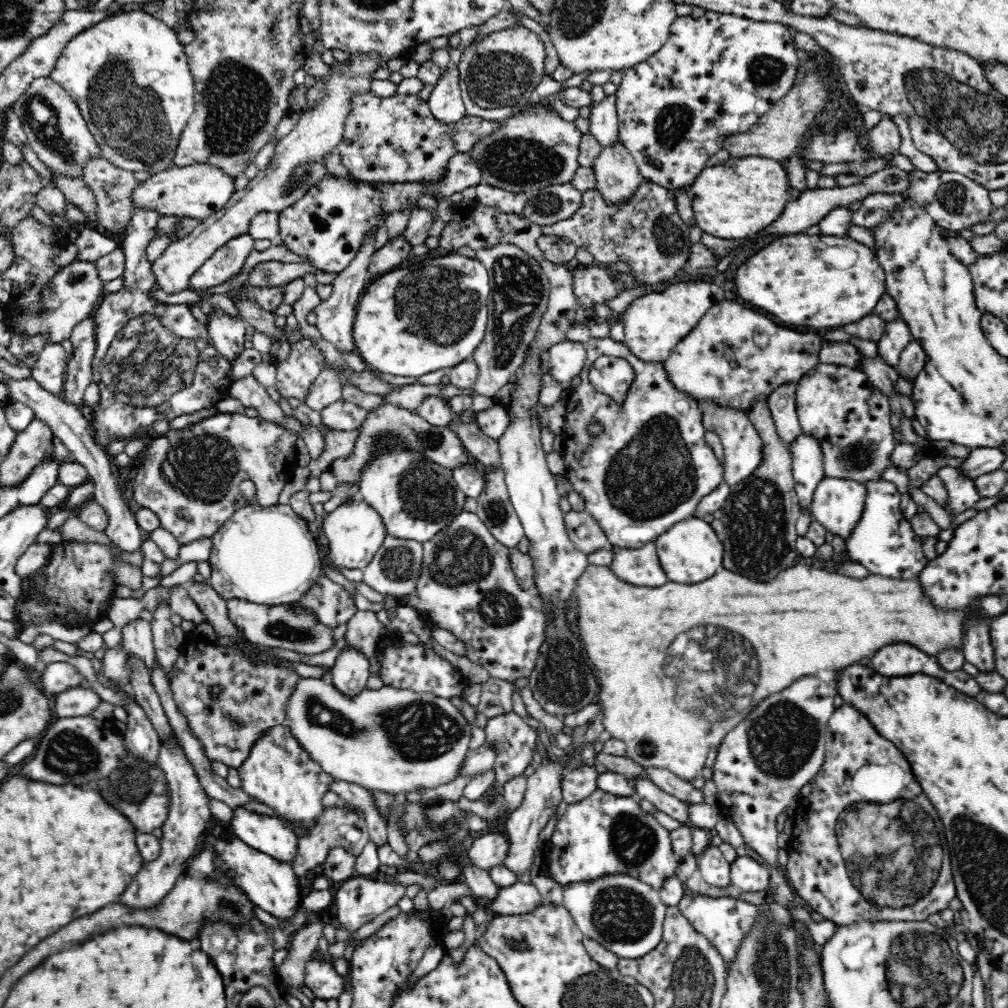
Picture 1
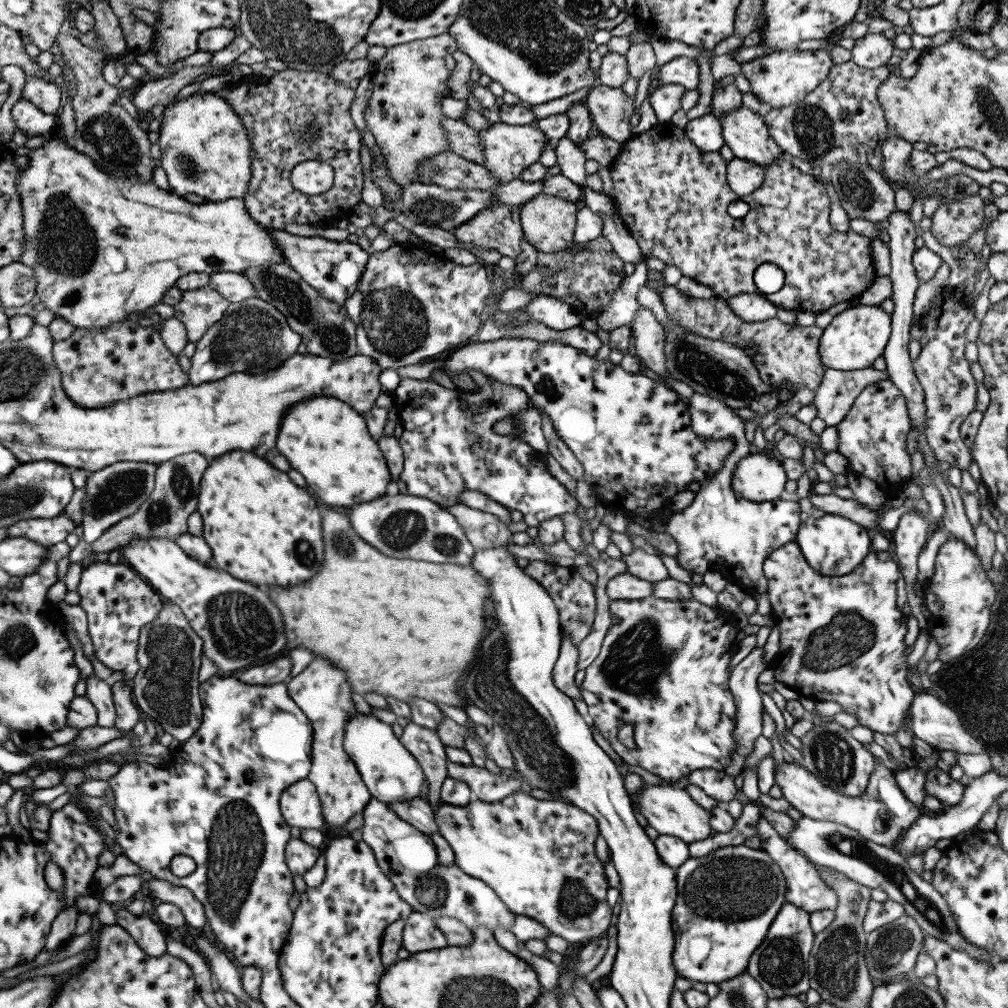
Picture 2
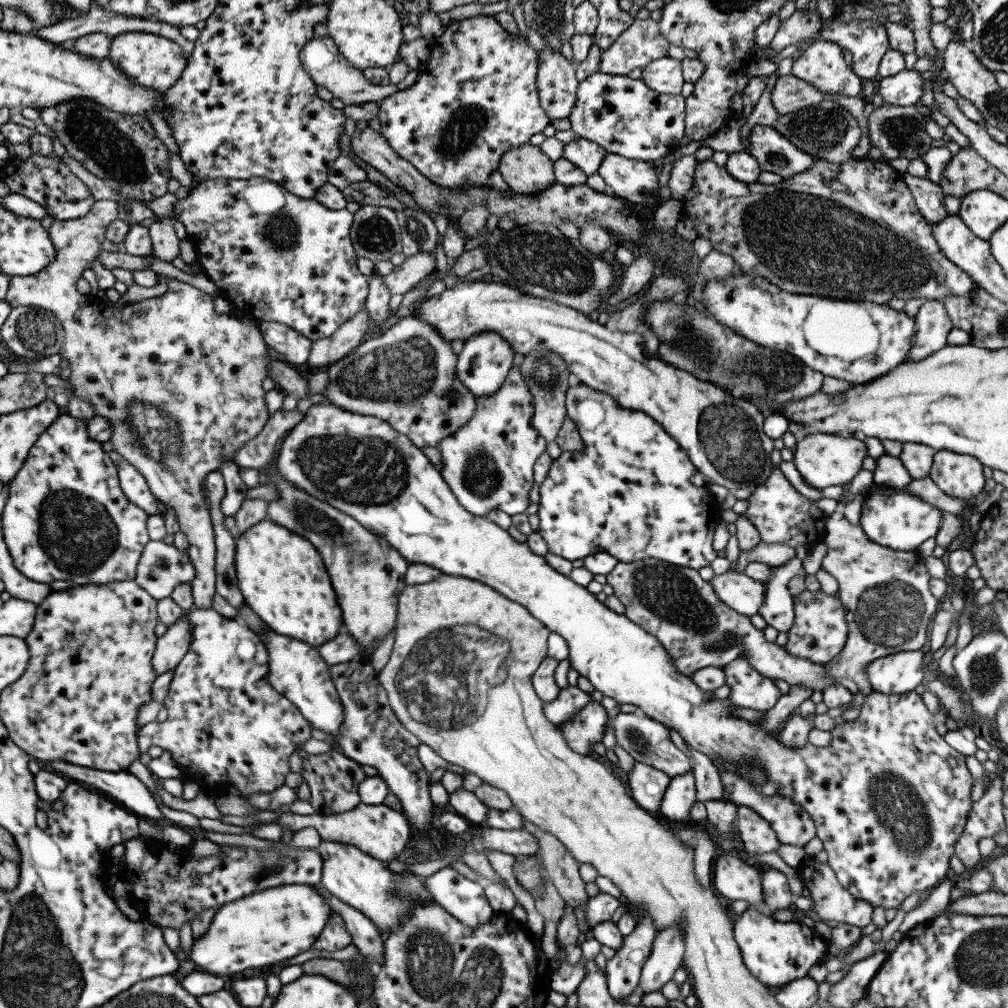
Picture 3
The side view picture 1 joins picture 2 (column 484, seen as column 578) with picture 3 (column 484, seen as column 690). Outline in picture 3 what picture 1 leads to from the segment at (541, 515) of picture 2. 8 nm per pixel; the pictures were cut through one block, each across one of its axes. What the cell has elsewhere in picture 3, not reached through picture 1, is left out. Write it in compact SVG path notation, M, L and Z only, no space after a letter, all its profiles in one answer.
M516 362L508 370L503 384L489 396L475 398L473 416L451 436L438 442L437 450L441 455L442 467L440 475L447 483L457 502L471 514L485 517L489 510L501 509L505 514L521 514L530 503L527 492L533 484L532 466L537 456L545 450L546 440L532 425L535 404L522 373L518 371Z

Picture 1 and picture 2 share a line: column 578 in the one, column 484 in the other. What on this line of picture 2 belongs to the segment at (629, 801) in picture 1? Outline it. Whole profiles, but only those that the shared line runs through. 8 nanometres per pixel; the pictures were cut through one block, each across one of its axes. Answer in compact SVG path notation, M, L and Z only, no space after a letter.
M515 792L508 796L505 796L503 800L495 801L492 803L483 802L481 800L469 801L466 806L457 807L439 803L439 808L433 812L435 817L435 825L437 825L437 832L448 842L451 847L454 864L457 865L461 871L472 878L481 880L486 886L491 888L491 891L507 906L514 914L521 914L528 916L533 920L542 924L551 934L560 936L563 940L566 940L572 946L582 946L601 937L605 930L608 928L609 918L611 918L611 908L607 905L606 891L609 886L605 875L603 874L603 863L601 863L595 851L593 850L593 842L595 836L599 833L597 829L597 823L593 817L587 815L587 813L579 810L579 808L573 806L573 804L564 803L560 800L545 801L537 800L537 798L531 798L528 793Z

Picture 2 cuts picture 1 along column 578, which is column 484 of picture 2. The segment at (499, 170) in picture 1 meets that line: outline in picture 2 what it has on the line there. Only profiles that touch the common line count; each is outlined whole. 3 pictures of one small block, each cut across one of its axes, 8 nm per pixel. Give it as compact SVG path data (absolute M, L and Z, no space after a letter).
M495 123L489 129L478 132L479 142L482 144L484 162L479 164L484 166L498 181L507 182L517 179L517 175L530 164L537 162L541 156L541 150L549 141L553 147L553 142L549 140L535 124L513 126L510 124Z

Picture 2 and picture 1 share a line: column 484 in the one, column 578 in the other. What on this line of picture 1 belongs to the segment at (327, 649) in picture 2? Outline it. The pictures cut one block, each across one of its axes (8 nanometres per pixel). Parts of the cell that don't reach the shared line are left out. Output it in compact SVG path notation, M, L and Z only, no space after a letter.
M807 560L797 561L772 582L756 582L724 570L702 584L668 581L658 588L635 587L612 575L610 567L589 564L574 592L580 606L576 631L600 682L598 701L603 708L604 732L624 741L625 756L633 762L646 769L668 770L690 783L701 777L710 750L721 746L724 736L742 720L747 709L802 676L846 668L896 642L912 644L932 657L946 650L963 652L966 626L984 619L989 628L993 619L977 600L964 610L936 608L924 594L919 575L908 580L878 574L854 578L828 572Z

